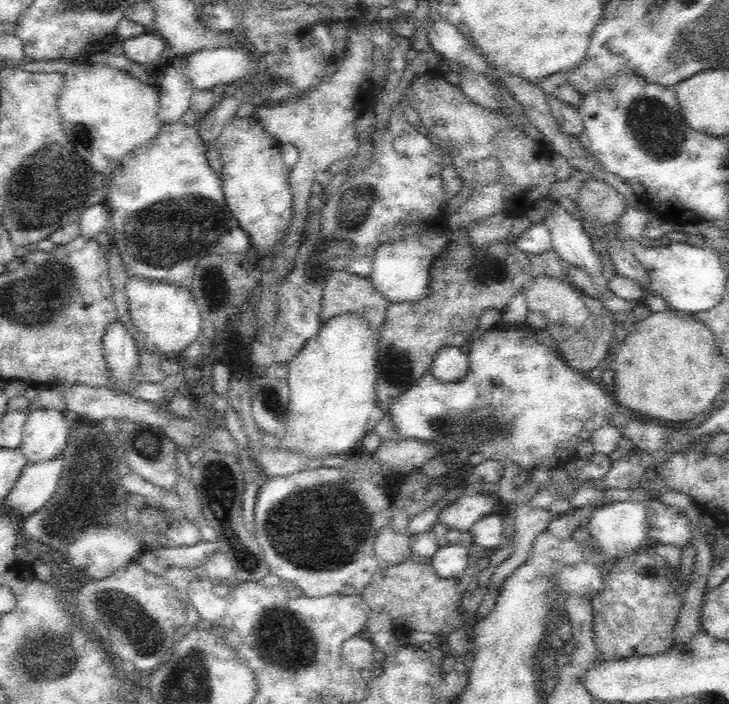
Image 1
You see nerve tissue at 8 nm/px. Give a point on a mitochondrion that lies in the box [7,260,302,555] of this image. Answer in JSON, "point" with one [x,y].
{"point":[74,510]}

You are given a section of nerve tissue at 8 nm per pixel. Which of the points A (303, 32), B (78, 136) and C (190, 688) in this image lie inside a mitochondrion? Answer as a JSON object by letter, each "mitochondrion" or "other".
{"A":"other","B":"mitochondrion","C":"mitochondrion"}

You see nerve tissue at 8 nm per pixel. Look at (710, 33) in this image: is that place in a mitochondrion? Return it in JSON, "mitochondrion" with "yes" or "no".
{"mitochondrion":"yes"}

